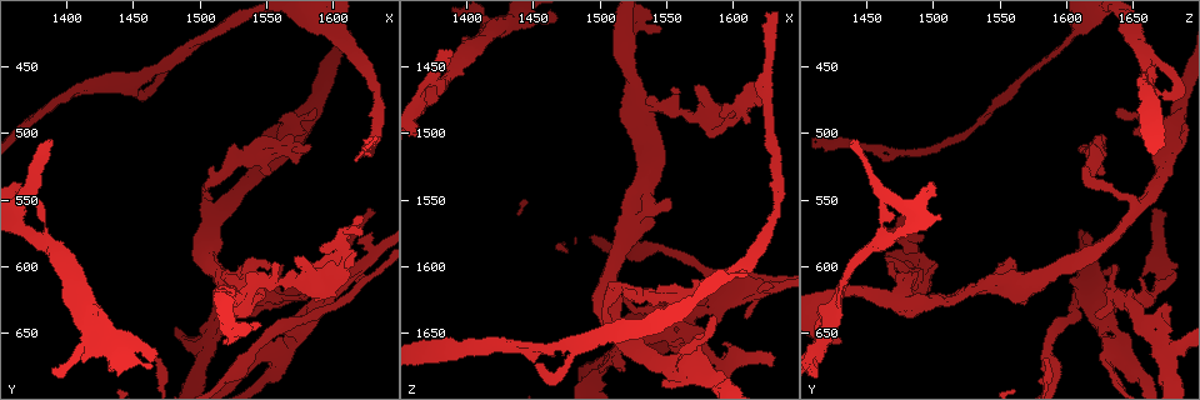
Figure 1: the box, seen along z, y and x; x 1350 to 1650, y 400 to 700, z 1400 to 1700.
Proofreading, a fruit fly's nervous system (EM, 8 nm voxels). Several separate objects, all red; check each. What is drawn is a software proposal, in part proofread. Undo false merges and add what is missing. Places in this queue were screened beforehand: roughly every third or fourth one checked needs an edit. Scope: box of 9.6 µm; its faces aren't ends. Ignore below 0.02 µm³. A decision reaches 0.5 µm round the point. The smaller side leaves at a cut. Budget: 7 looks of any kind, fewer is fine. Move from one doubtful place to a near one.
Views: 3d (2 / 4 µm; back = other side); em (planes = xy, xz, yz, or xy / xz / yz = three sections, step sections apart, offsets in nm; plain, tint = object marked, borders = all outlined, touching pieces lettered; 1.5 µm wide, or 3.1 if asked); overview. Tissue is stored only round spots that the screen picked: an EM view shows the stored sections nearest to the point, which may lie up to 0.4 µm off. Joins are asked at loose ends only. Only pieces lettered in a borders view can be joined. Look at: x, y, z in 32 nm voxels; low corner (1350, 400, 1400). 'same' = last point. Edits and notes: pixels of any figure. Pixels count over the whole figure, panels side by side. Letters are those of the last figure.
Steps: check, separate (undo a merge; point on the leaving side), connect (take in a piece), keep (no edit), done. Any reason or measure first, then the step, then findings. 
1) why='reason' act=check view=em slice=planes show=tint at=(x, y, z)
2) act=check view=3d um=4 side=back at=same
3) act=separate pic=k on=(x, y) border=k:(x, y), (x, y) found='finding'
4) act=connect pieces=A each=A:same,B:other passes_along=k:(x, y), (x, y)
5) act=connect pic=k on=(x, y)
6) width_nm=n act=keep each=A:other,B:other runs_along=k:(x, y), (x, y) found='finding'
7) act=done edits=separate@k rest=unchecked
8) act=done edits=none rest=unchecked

why='branch stops here' act=check view=3d um=4 at=(1630, 560, 1674)

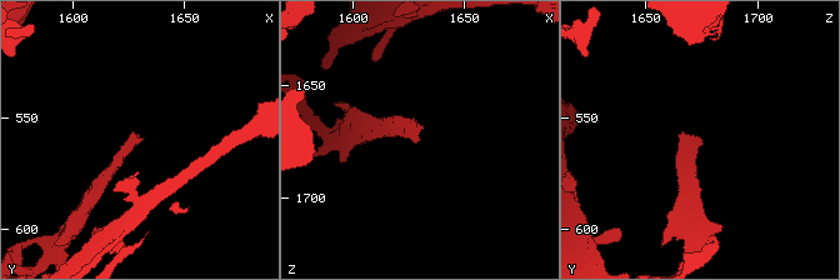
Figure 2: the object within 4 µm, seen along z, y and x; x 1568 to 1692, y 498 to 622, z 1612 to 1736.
act=check view=em slice=planes show=borders at=(1630, 560, 1675)

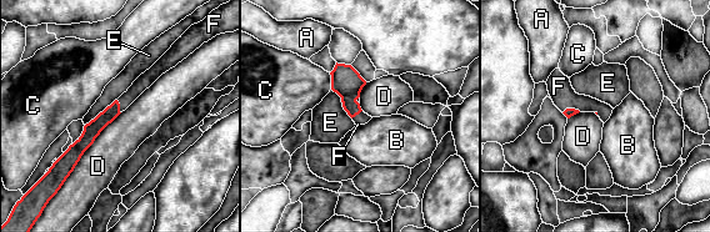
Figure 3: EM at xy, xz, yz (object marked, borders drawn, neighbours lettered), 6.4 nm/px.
act=connect pic=3 on=(559, 86) each=A:other,B:other,C:other,D:other,E:other,F:same passes_along=3:(568, 112), (571, 109), (559, 86) found='the cell continues'

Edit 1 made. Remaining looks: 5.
why='two arms at a narrow angle' act=check view=em slice=xz step=4 show=borders at=(1566, 650, 1624)

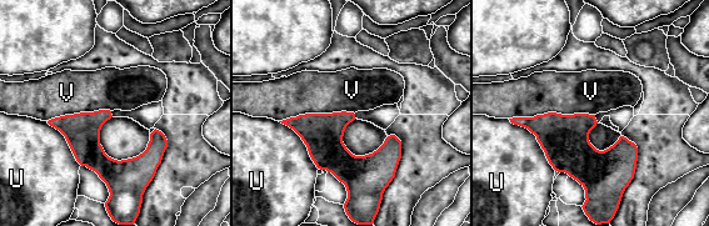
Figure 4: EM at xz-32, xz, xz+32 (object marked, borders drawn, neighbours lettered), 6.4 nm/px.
act=check view=em slice=planes show=borders at=same

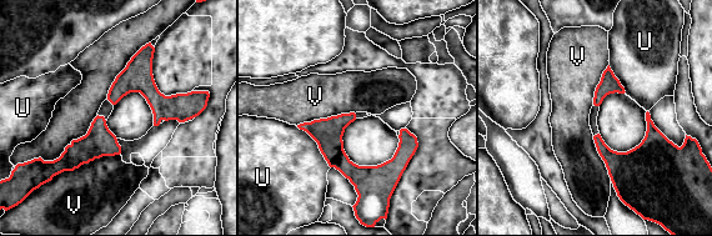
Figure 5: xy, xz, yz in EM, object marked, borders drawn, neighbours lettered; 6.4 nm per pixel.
act=keep each=U:other,V:other runs_along=5:(110, 96), (144, 86), (163, 105), (201, 105) found='no lettered piece goes on from it'

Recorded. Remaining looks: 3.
why='an open end' act=check view=3d um=2 at=(1520, 608, 1540)

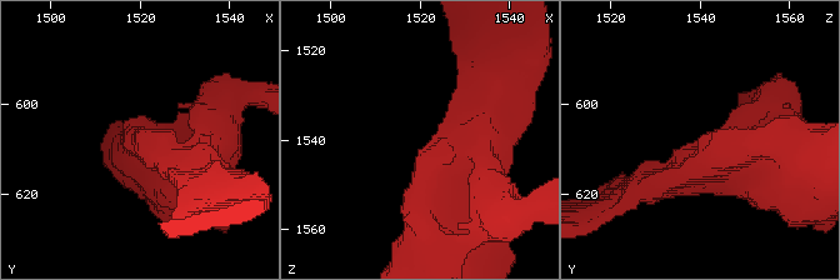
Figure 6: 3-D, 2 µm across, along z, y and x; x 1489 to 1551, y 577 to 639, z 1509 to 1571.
why='now the EM' act=check view=em slice=xz step=8 show=borders at=(1520, 610, 1542)

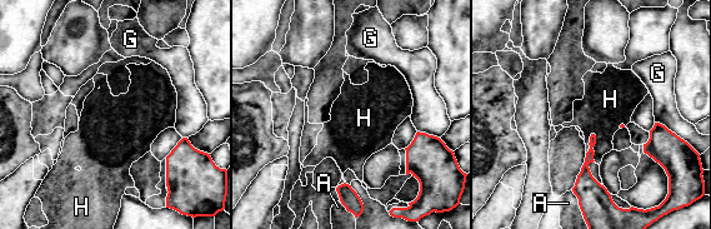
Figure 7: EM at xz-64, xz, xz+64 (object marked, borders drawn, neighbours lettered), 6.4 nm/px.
longest_contact=H:190nm act=keep each=A:other,G:other,H:other border=7:(571, 190), (576, 195) found='no lettered piece goes on from it'

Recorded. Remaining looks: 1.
act=done edits=connect@3 rest=unchecked

